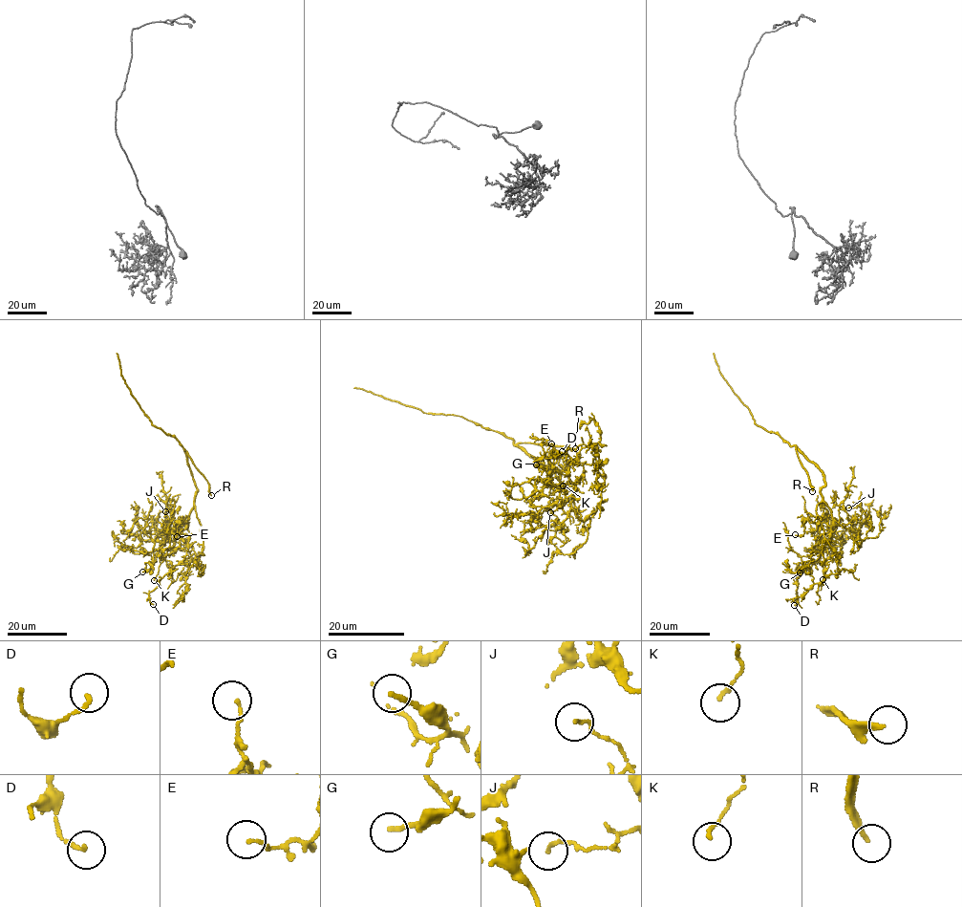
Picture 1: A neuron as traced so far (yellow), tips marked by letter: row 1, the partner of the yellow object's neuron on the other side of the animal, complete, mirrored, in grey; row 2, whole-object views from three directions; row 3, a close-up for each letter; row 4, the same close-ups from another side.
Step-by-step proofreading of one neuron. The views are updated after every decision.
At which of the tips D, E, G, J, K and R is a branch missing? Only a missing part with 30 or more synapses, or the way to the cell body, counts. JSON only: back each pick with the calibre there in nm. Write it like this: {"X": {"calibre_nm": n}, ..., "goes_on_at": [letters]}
{"G": {"calibre_nm": 200}, "R": {"calibre_nm": 190}, "goes_on_at": ["G", "R"]}

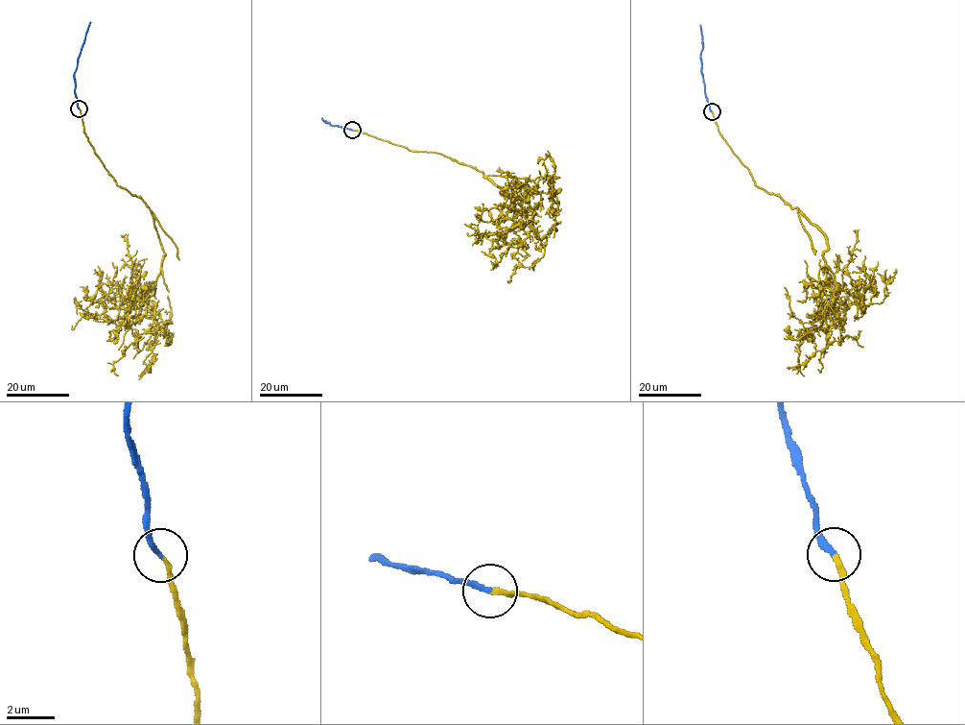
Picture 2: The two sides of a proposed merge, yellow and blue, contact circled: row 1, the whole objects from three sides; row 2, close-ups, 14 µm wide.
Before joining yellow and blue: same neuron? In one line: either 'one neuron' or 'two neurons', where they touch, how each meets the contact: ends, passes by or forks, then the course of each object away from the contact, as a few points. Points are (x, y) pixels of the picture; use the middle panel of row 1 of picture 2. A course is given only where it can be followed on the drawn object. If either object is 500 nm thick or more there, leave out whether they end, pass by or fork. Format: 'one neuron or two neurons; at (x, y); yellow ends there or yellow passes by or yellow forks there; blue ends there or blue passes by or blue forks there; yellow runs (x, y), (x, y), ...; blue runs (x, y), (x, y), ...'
one neuron; at (352, 130); yellow ends there; blue ends there; yellow runs (352, 130), (470, 165), (510, 196), (523, 198), (530, 188), (549, 193), (558, 204), (555, 212), (542, 164); blue runs (352, 130), (330, 125), (321, 118)

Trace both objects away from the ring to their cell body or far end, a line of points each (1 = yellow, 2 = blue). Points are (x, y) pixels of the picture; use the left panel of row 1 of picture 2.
1: (80, 108), (105, 169), (145, 202), (162, 245), (171, 315), (150, 346), (155, 355), (146, 372)
2: (79, 108), (74, 73), (90, 21)

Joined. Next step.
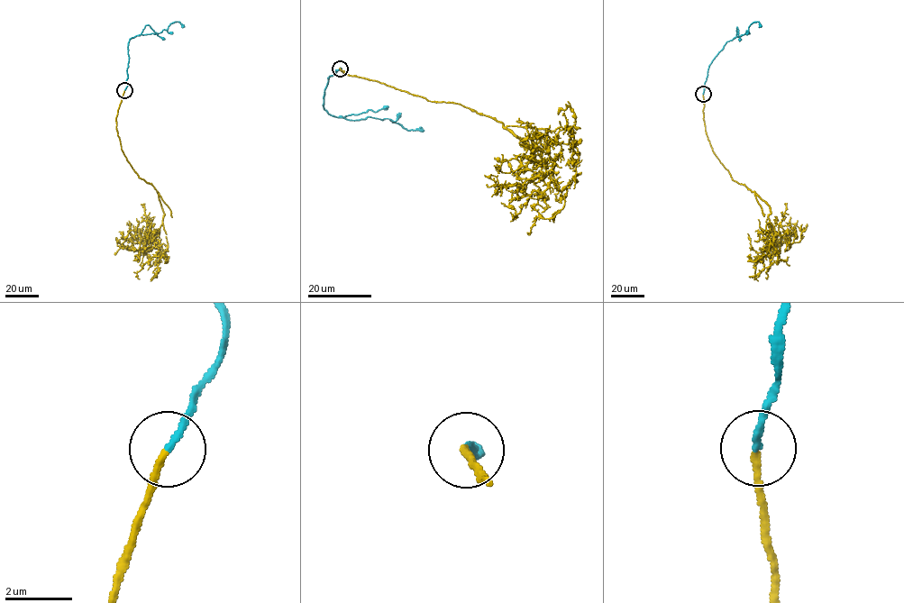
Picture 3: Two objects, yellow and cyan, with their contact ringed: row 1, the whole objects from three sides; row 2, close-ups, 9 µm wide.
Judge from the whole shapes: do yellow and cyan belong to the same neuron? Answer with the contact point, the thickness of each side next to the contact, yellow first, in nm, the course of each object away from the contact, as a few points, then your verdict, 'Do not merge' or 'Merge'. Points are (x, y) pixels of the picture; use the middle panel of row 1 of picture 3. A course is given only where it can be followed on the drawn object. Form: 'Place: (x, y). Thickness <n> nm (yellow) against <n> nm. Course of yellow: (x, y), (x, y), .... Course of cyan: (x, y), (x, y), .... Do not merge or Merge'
Place: (340, 68). Thickness 180 nm (yellow) against 190 nm. Course of yellow: (339, 68), (489, 116), (531, 147), (569, 143), (576, 163), (562, 115). Course of cyan: (340, 68), (327, 77), (324, 89), (323, 105), (331, 115), (351, 120), (389, 118), (406, 130), (424, 131). Merge

